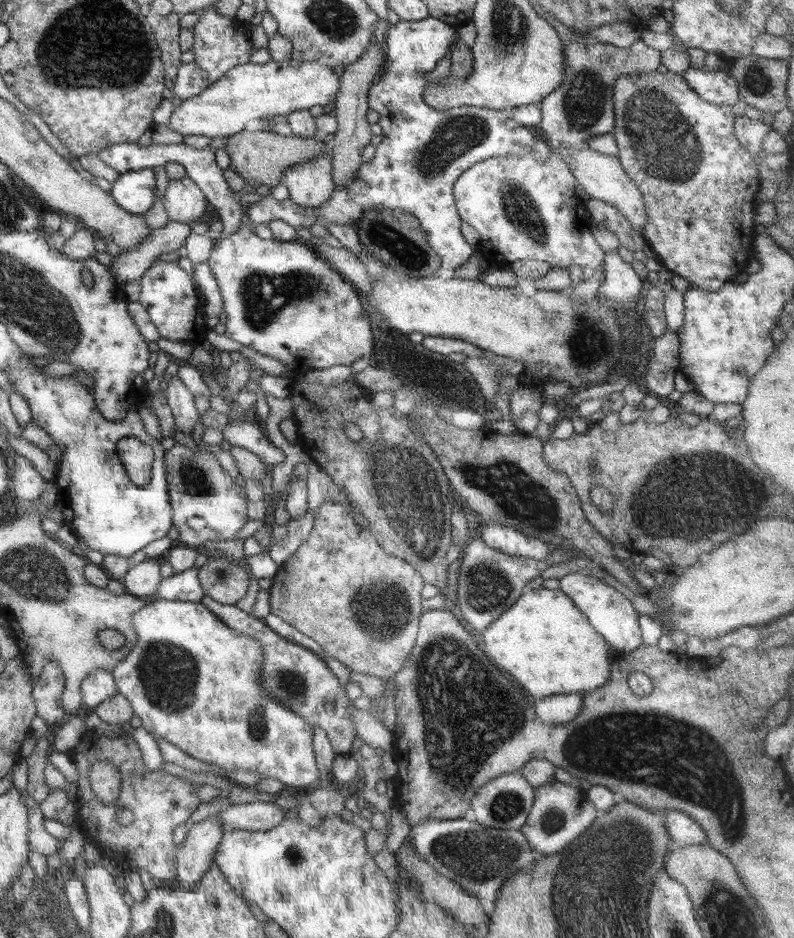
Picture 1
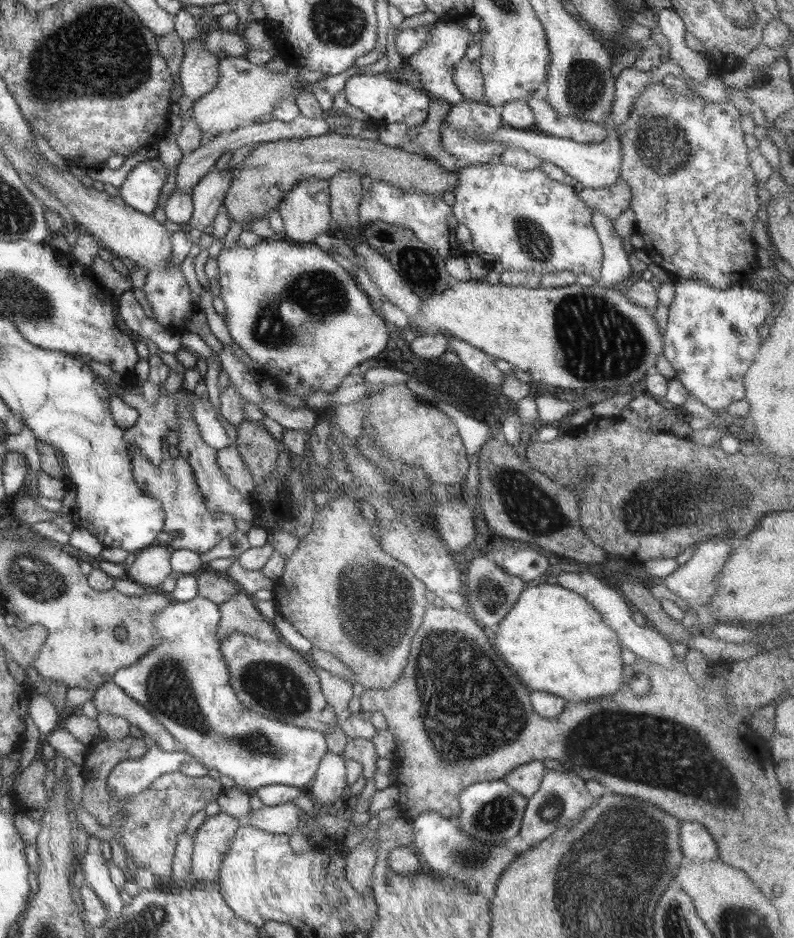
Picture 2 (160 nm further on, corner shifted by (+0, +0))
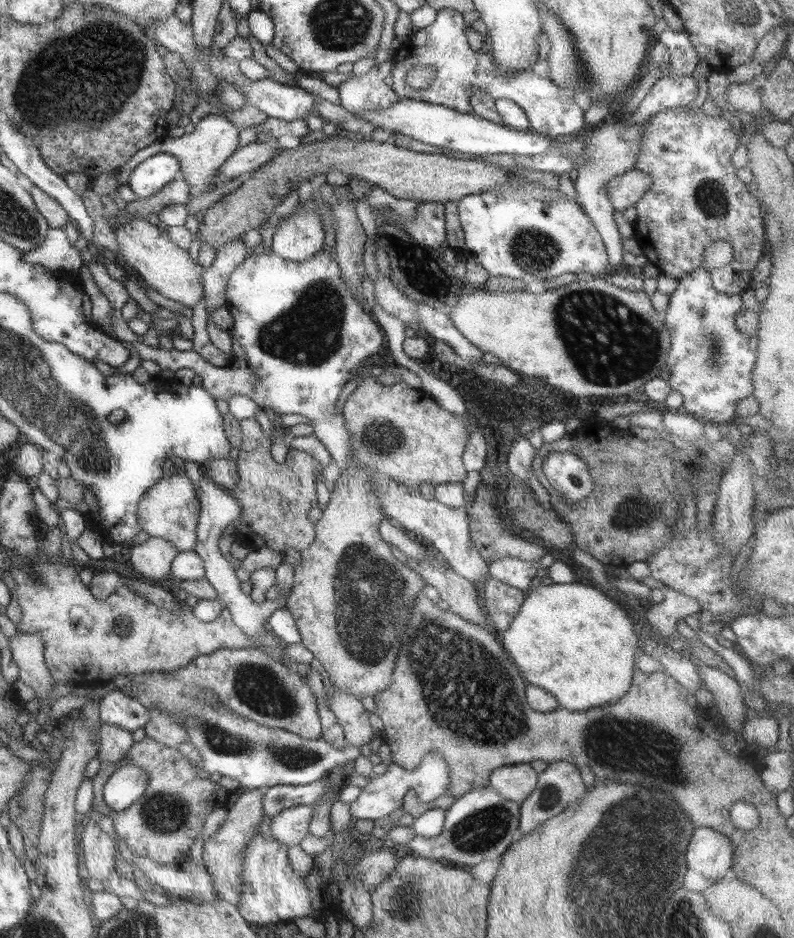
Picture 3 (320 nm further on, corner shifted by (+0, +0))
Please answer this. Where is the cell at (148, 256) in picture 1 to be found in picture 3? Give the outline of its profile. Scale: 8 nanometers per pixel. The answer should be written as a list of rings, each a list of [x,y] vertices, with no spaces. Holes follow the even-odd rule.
[[[269,139],[266,141],[256,140],[238,147],[234,154],[231,154],[230,158],[220,167],[219,176],[213,184],[209,185],[226,182],[226,180],[239,177],[244,172],[258,170],[270,162],[271,158],[274,158],[281,149],[279,140],[270,141]]]

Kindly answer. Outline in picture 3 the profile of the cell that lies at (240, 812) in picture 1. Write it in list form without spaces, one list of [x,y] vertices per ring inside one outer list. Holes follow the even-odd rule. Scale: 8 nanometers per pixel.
[[[314,805],[296,806],[278,813],[274,818],[271,818],[270,830],[272,830],[273,838],[285,844],[287,848],[293,844],[299,844],[303,838],[309,837],[309,822],[314,813]]]

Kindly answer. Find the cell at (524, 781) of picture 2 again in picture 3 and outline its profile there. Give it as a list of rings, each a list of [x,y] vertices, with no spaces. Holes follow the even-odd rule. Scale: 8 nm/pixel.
[[[530,763],[496,768],[489,778],[489,786],[506,800],[524,803],[538,784],[538,774]]]

